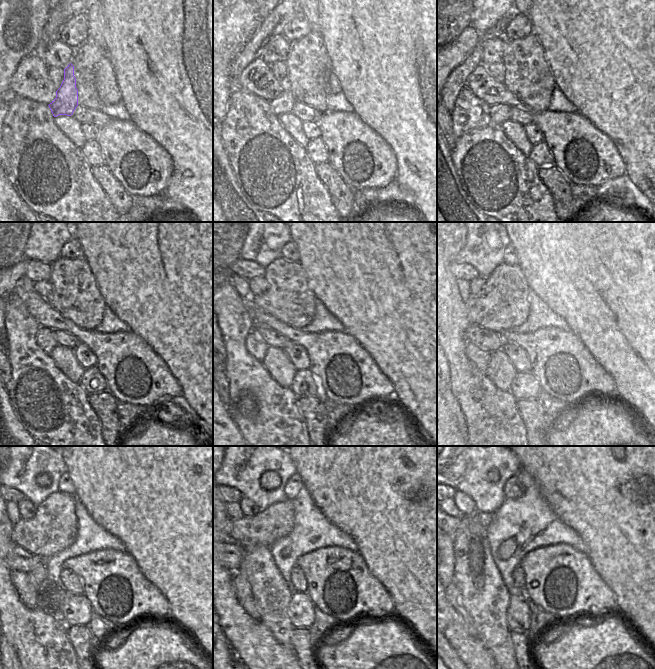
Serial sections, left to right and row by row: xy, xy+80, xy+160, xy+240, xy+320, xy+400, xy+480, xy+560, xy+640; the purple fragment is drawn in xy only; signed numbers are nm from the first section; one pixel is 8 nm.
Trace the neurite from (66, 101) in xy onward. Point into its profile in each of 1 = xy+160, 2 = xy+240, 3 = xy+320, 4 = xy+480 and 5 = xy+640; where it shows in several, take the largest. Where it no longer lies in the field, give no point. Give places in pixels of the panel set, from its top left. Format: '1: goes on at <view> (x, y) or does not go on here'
1: goes on at xy+160 (499, 114)
2: goes on at xy+240 (45, 339)
3: goes on at xy+320 (255, 345)
4: goes on at xy+480 (28, 593)
5: goes on at xy+640 (457, 598)

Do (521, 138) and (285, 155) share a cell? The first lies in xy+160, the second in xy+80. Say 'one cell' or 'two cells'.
two cells

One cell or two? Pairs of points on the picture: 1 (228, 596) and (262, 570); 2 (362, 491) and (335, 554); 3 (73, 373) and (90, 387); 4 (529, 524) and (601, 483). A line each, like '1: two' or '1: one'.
1: two
2: two
3: two
4: two

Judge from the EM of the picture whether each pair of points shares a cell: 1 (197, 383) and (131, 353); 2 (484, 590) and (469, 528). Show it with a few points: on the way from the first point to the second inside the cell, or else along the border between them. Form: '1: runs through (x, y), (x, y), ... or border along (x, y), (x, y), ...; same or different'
1: border along (154, 352), (167, 366), (182, 390); different
2: runs through (476, 575), (471, 543); same

